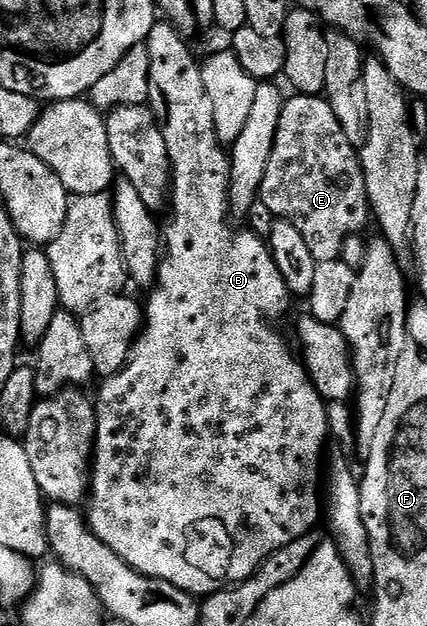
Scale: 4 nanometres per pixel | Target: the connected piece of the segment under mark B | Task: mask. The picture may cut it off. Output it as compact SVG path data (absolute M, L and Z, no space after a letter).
M157 21L152 27L152 32L148 35L146 46L150 53L150 97L148 103L155 113L156 119L160 122L162 129L162 137L166 137L166 151L170 153L170 165L172 166L172 189L170 192L170 212L172 216L168 219L168 224L165 222L162 227L162 255L163 262L161 262L156 277L154 280L155 286L151 288L152 296L148 299L148 304L143 304L142 310L146 320L137 340L132 344L132 354L129 358L128 364L122 368L118 373L107 376L103 380L104 383L100 387L100 392L94 395L94 402L96 404L96 445L92 453L92 473L90 476L90 494L86 500L86 522L88 527L94 533L94 537L98 537L98 541L105 543L110 549L114 549L114 553L118 553L118 557L122 557L122 561L126 561L126 565L130 565L139 575L146 576L147 579L161 579L162 581L170 581L170 585L174 585L178 589L187 591L193 597L207 597L216 591L223 591L231 588L233 585L243 583L245 579L251 579L259 572L260 566L266 562L278 549L282 549L282 545L290 545L290 541L294 541L298 537L309 534L310 529L316 523L316 518L321 518L322 515L322 491L316 488L316 474L320 471L320 454L324 451L324 438L329 438L330 432L328 430L328 418L326 417L326 400L316 391L316 387L312 384L312 379L308 375L308 371L303 365L303 362L298 358L297 352L291 351L288 348L288 343L284 340L282 332L276 328L276 322L283 317L288 311L288 306L294 302L294 296L288 290L286 281L282 281L282 273L278 273L278 265L272 260L272 253L268 250L267 242L260 238L249 229L243 231L235 231L232 228L233 220L230 218L230 208L228 205L228 172L230 170L230 155L226 150L225 144L221 143L216 135L216 122L214 121L214 101L210 101L210 97L206 93L206 85L202 81L202 73L200 72L201 64L196 63L196 59L192 56L192 51L188 48L189 40L181 35L171 23L167 21Z

